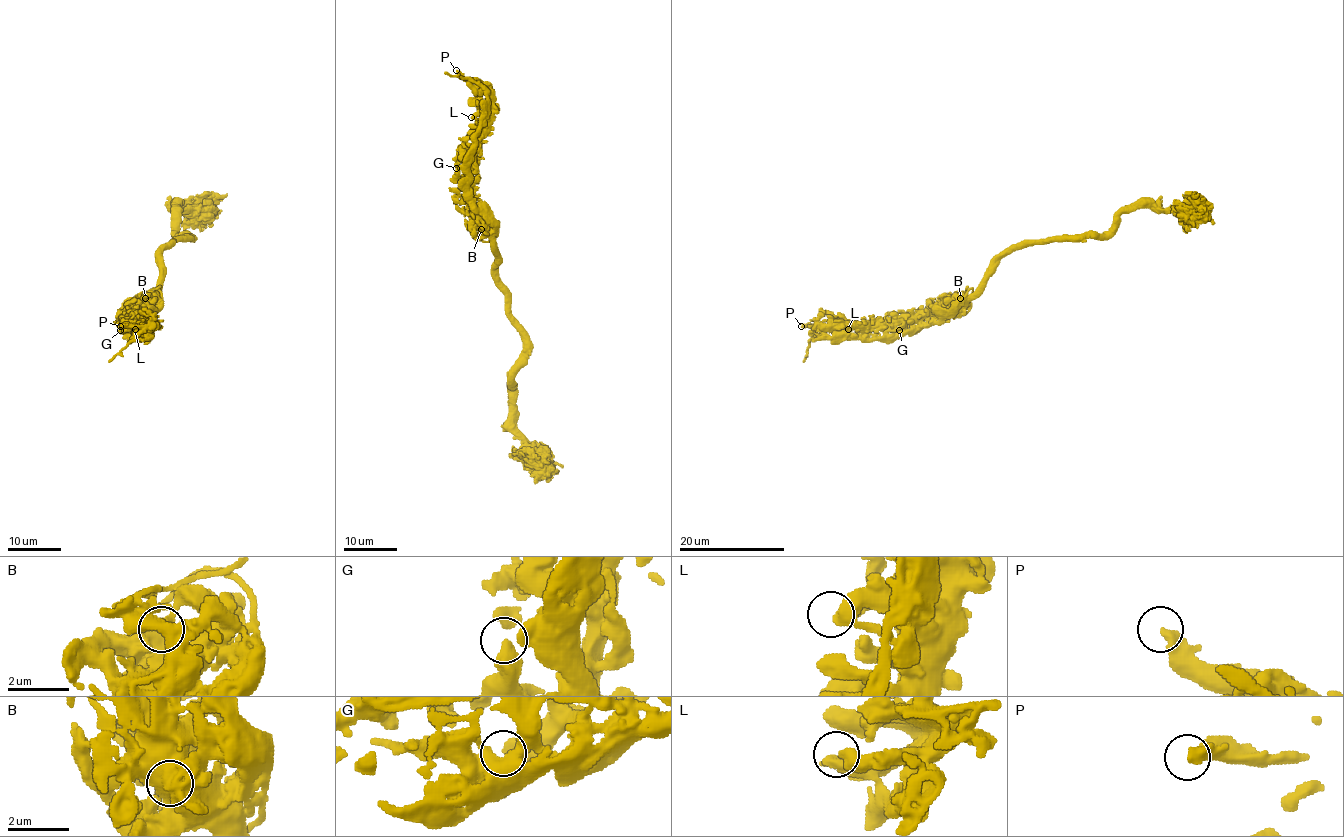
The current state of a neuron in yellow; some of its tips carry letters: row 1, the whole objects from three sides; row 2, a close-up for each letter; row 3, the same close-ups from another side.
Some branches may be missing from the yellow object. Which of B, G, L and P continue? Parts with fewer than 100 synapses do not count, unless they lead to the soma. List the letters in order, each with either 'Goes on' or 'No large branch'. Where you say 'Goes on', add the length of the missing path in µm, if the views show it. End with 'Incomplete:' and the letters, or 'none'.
B: No large branch
G: No large branch
L: No large branch
P: Goes on. Missing length about 8 µm
Incomplete: P

